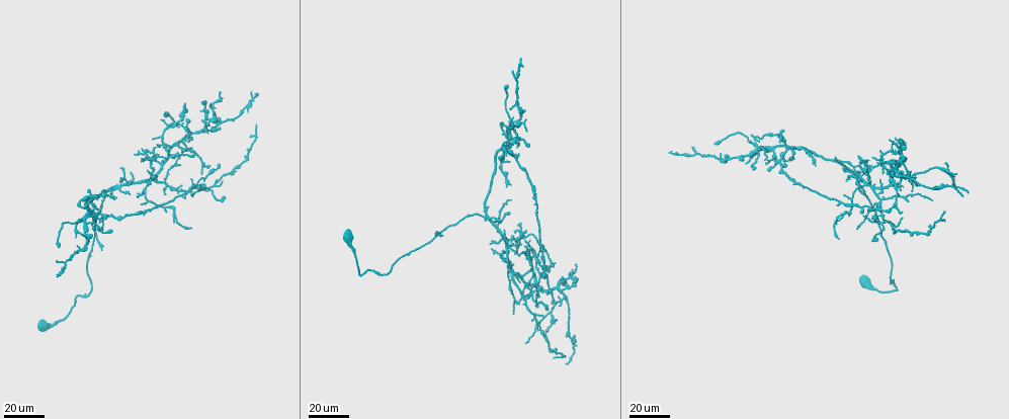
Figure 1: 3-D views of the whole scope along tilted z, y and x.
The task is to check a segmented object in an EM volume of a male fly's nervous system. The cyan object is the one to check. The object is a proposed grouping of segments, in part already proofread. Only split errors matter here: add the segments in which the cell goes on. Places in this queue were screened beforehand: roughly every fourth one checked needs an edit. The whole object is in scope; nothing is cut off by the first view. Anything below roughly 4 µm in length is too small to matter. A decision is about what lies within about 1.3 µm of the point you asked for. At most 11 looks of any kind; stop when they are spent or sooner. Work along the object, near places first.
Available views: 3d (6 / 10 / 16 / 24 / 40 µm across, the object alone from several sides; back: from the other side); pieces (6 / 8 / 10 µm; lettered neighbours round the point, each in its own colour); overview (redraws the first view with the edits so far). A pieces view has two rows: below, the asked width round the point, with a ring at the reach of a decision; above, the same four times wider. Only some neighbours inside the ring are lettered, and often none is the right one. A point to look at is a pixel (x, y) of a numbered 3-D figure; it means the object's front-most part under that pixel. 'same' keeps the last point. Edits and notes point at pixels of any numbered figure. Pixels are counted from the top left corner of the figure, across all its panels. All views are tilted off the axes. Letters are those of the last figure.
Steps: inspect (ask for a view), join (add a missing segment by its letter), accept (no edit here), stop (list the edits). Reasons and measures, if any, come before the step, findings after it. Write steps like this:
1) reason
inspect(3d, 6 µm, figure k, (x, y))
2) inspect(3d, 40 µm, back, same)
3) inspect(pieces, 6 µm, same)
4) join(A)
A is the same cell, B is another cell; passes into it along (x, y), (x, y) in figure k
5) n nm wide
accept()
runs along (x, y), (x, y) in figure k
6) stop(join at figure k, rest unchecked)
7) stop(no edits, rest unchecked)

end of a long branch
inspect(3d, 24 µm, figure 1, (902, 211))

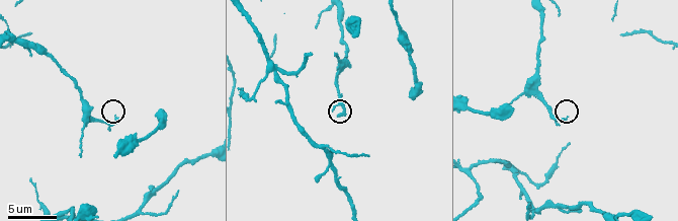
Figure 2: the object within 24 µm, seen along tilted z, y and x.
inspect(3d, 6 µm, figure 2, (337, 116))

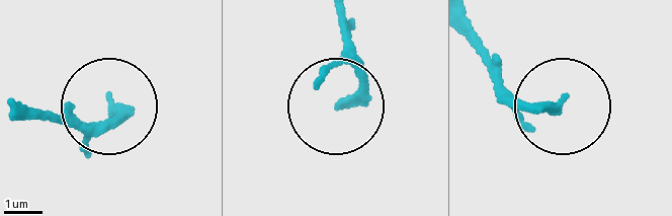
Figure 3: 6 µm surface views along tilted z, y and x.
see the neighbours
inspect(pieces, 10 µm, figure 3, (339, 101))

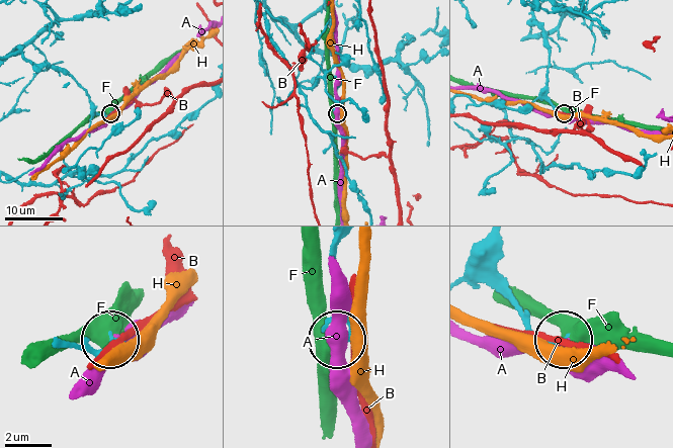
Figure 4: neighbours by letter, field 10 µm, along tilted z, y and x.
accept()
A, B, F and H are other cells; none of them fits

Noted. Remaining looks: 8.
an open end
inspect(3d, 40 µm, figure 1, (887, 169))

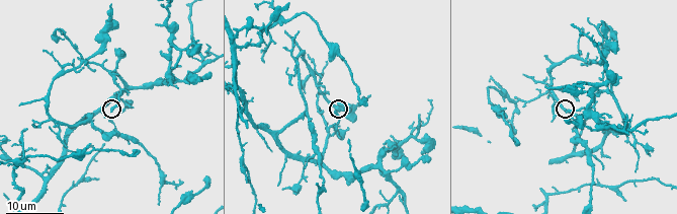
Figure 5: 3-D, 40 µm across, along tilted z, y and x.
inspect(pieces, 10 µm, figure 5, (567, 113))

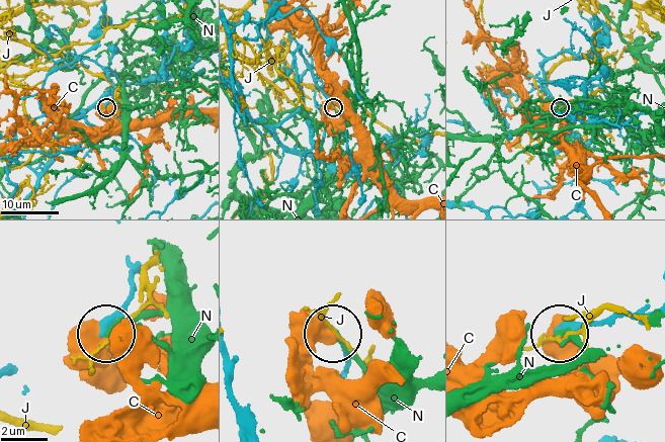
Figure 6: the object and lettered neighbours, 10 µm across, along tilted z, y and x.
accept()
C, J and N are other cells; runs along (133, 265), (128, 299), (107, 329) in figure 6; none of them fits

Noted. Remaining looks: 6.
an open end
inspect(3d, 24 µm, figure 1, (130, 181))

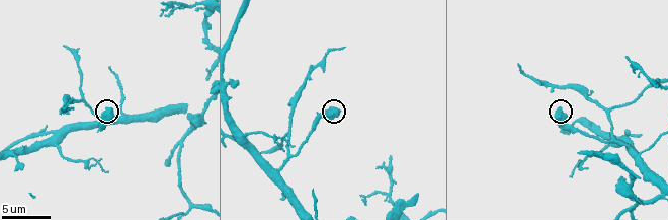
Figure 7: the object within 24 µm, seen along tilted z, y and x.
inspect(pieces, 8 µm, figure 7, (560, 111))

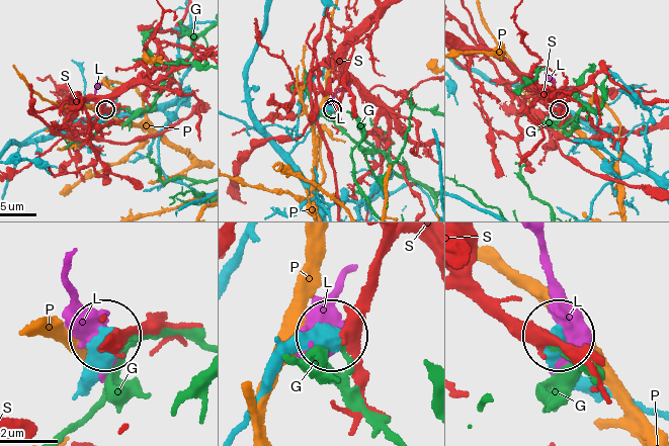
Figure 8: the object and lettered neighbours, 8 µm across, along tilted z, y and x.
accept()
G, L, P and S are other cells; none of them fits

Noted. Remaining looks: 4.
tapers out
inspect(3d, 24 µm, figure 1, (166, 195))

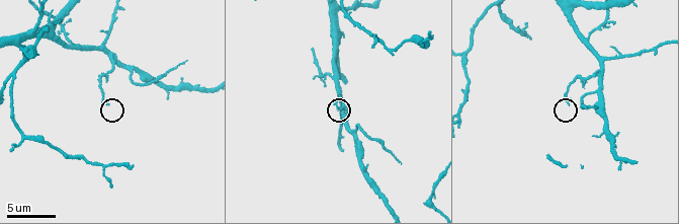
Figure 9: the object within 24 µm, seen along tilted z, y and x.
inspect(pieces, 8 µm, figure 9, (108, 102))

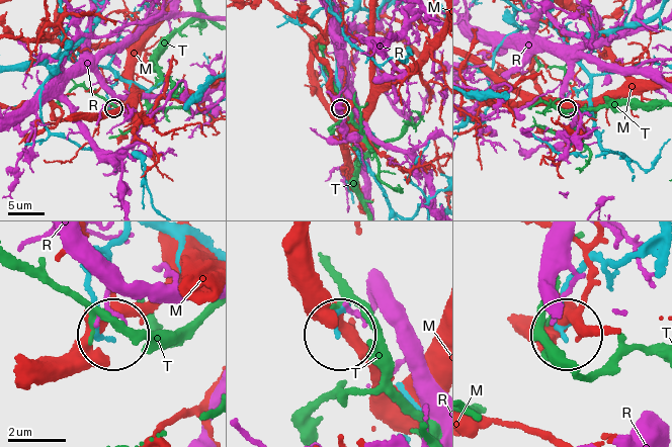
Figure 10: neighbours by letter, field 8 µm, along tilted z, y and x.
accept()
M, R and T are other cells; no lettered segment goes on from it

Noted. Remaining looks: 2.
branch stops here
inspect(3d, 16 µm, figure 5, (88, 143))

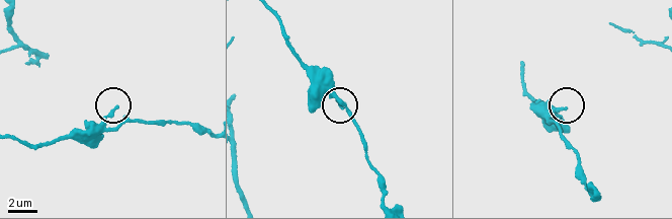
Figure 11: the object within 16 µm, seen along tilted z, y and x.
inspect(pieces, 8 µm, figure 11, (116, 107))

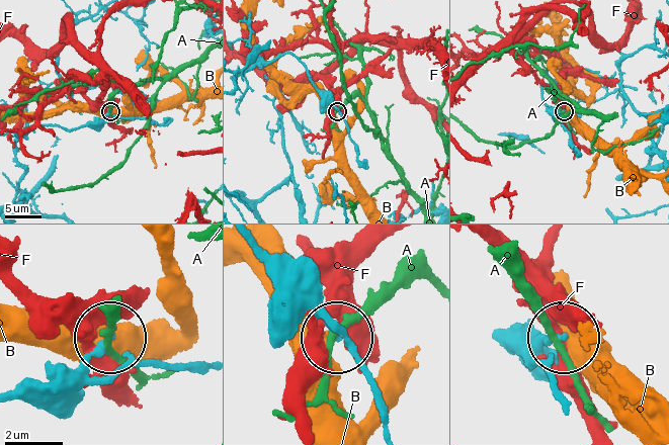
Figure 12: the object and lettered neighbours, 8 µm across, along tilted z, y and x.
accept()
A, B and F are other cells; runs along (253, 244), (286, 270), (335, 339) in figure 12; no lettered segment goes on from it

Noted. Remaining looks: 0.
stop(no edits, rest unchecked)

